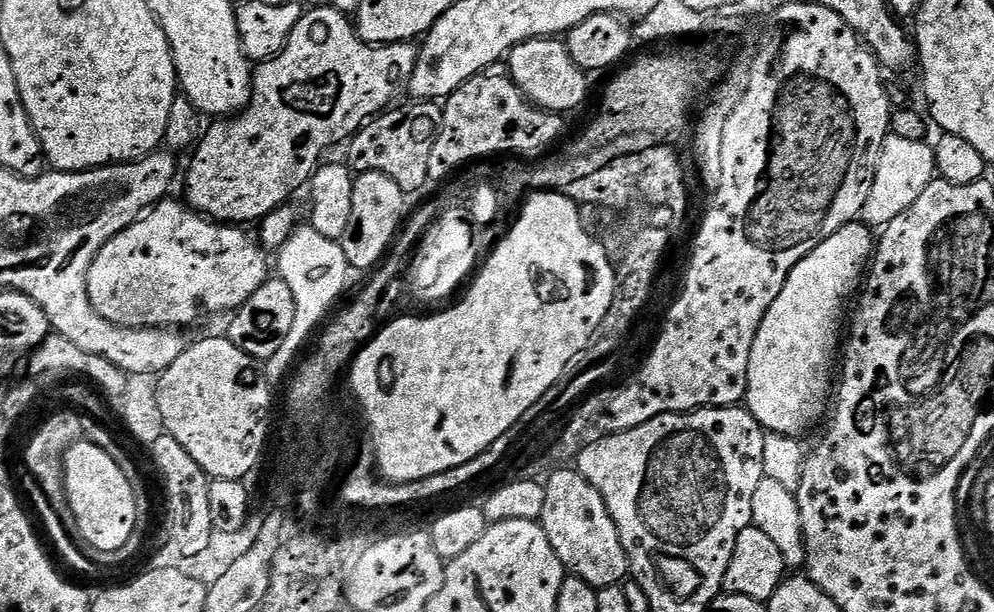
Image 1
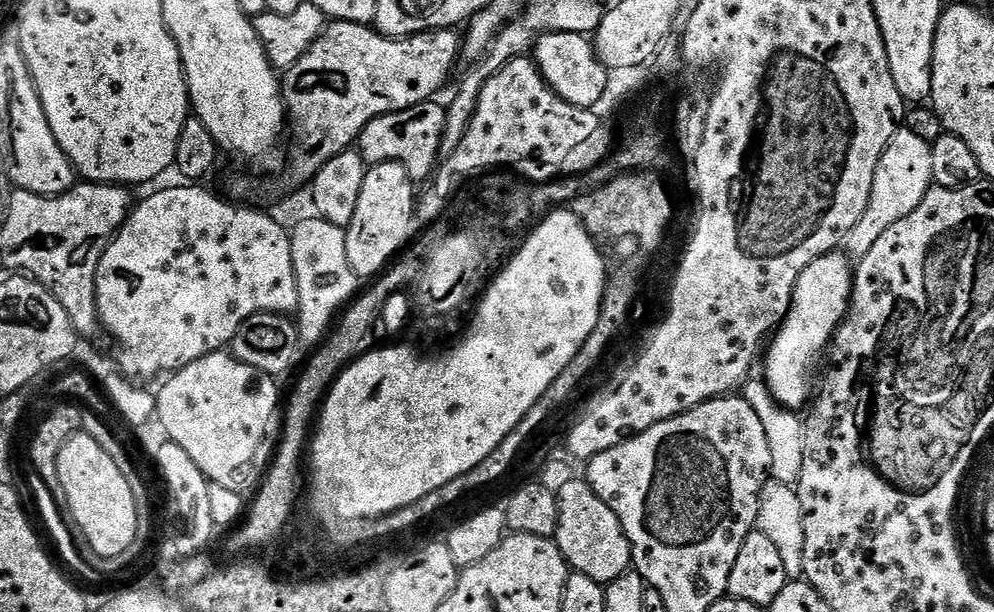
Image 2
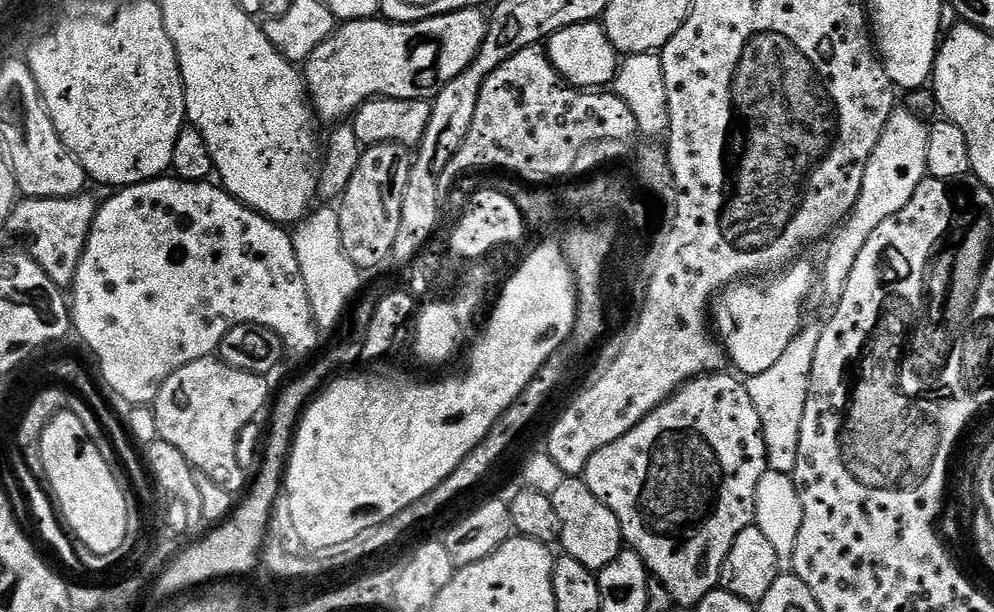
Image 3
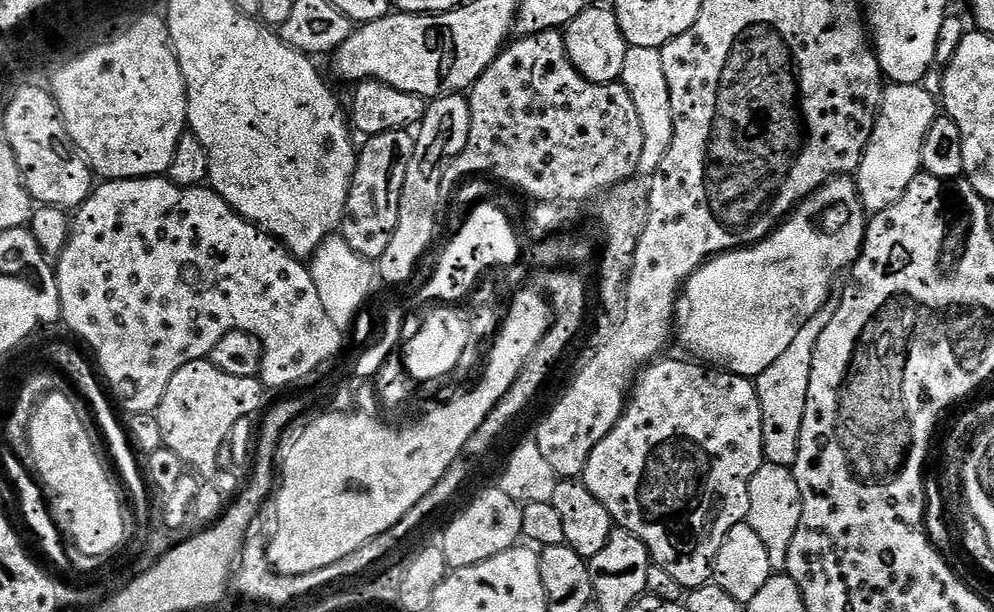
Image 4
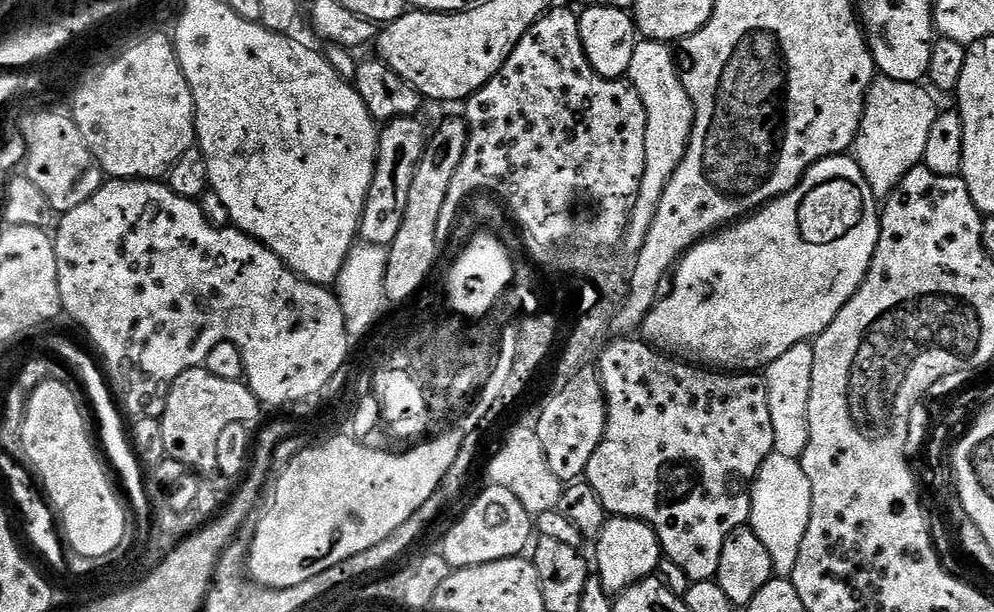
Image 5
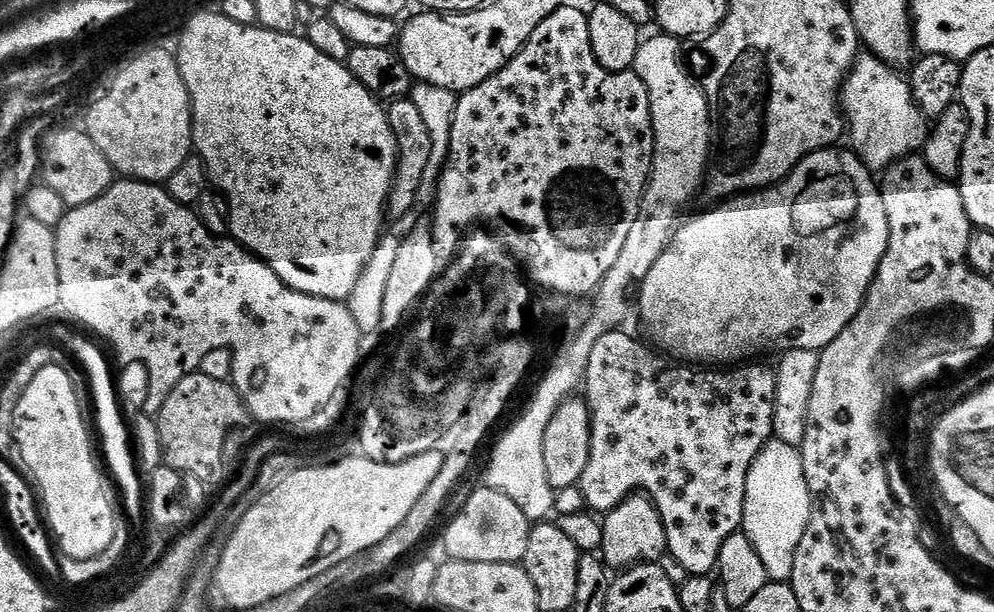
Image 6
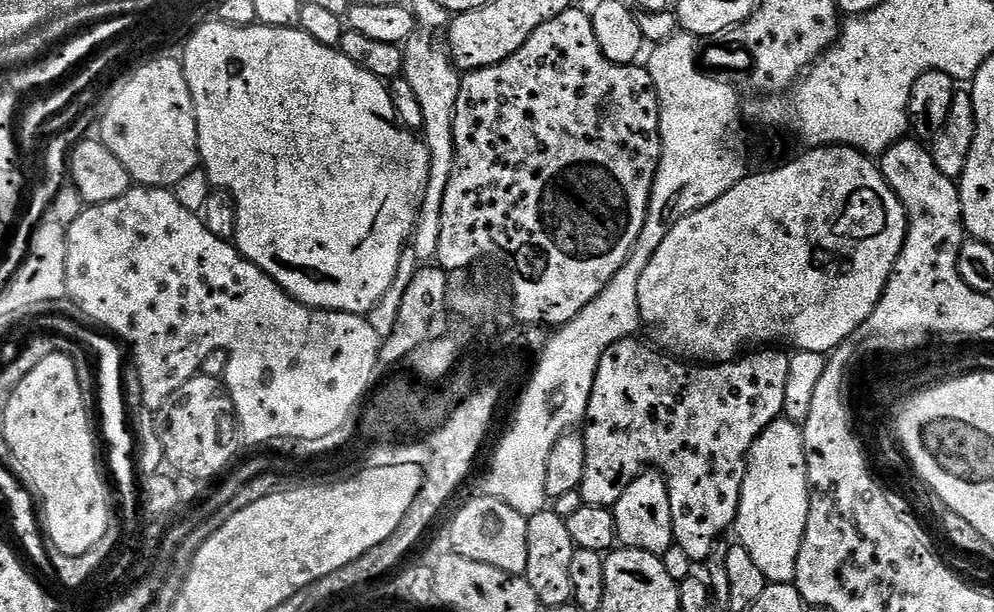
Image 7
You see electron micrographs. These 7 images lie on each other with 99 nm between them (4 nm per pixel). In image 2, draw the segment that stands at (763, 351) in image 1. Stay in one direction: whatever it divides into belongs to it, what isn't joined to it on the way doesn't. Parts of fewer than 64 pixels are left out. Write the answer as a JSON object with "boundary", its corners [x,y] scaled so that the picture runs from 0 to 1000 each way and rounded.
{"boundary":[[[845,408],[825,418],[814,438],[807,441],[797,475],[793,511],[776,551],[777,564],[773,569],[773,590],[767,609],[777,649],[789,667],[805,670],[805,665],[808,668],[814,658],[819,641],[817,606],[821,601],[821,587],[829,567],[830,574],[836,564],[837,551],[841,547],[841,538],[853,507],[858,456],[858,426],[853,426]]]}

